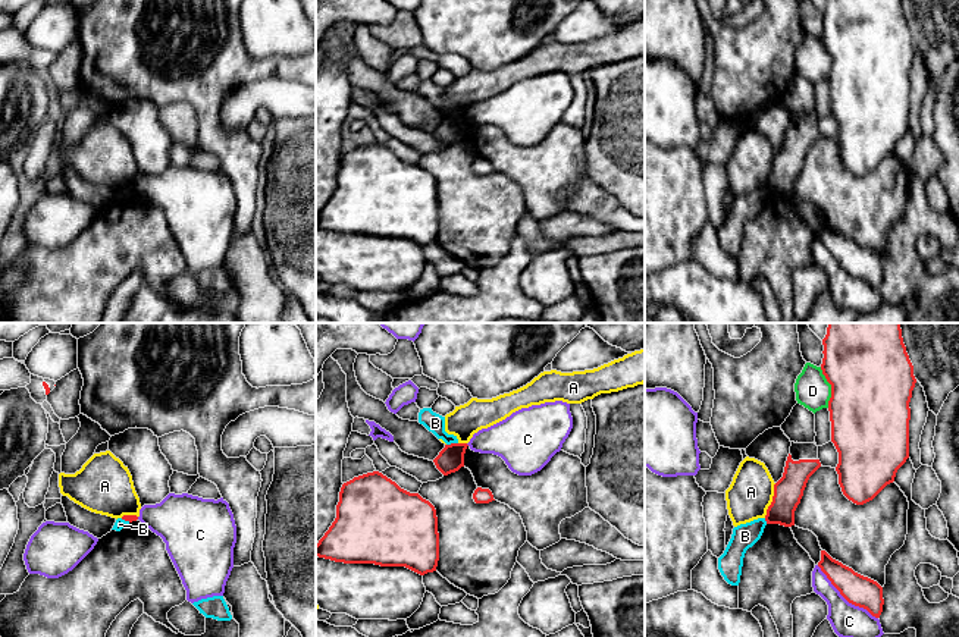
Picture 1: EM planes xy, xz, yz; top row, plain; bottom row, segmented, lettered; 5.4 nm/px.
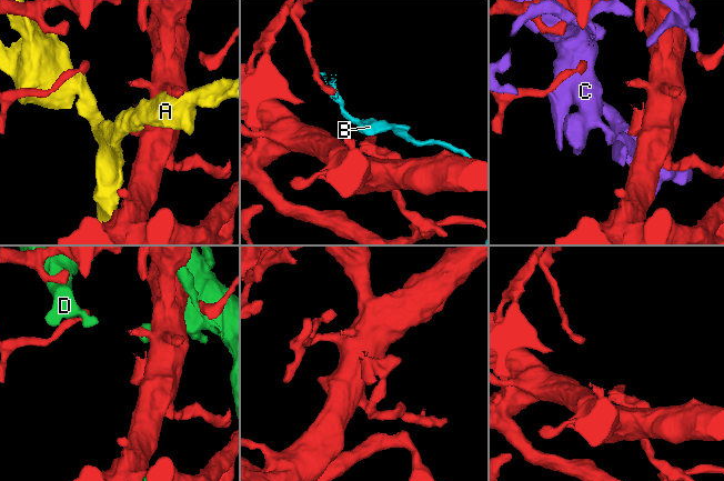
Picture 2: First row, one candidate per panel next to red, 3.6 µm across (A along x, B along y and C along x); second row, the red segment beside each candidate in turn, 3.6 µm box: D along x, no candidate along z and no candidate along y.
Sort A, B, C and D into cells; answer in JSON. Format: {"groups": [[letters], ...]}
{"groups": [["A"], ["B"], ["C"], ["D"]]}

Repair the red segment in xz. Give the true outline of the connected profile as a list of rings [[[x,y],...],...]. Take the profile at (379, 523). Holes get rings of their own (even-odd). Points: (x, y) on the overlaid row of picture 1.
[[[379,471],[354,477],[341,487],[336,518],[316,545],[316,556],[433,572],[439,561],[436,509]]]

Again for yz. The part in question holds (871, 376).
[[[828,323],[822,345],[821,370],[831,385],[828,411],[831,442],[839,452],[839,484],[849,500],[864,505],[894,481],[897,470],[909,458],[909,402],[916,383],[913,365],[903,343],[900,323]]]

